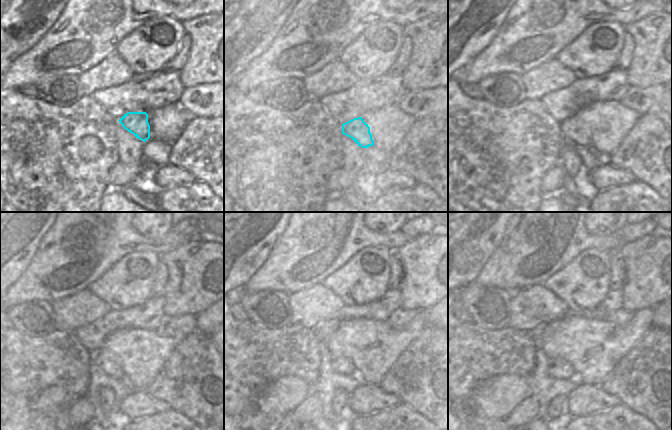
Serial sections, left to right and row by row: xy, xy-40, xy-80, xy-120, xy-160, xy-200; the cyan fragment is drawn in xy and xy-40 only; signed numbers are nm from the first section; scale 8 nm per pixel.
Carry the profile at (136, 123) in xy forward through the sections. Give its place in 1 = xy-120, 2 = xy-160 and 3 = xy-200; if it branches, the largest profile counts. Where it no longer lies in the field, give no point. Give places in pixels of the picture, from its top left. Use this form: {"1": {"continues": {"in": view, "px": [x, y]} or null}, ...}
{"1": {"continues": {"in": "xy-120", "px": [119, 364]}}, "2": {"continues": {"in": "xy-160", "px": [338, 365]}}, "3": {"continues": {"in": "xy-200", "px": [558, 368]}}}

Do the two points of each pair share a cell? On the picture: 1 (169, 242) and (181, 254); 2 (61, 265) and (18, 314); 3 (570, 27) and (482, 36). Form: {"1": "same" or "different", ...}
{"1": "different", "2": "different", "3": "different"}

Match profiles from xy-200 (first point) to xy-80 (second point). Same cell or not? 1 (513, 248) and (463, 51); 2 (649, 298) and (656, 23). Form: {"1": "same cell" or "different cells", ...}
{"1": "different cells", "2": "same cell"}

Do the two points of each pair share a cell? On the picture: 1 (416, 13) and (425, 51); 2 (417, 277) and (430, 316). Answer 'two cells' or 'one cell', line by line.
1: two cells
2: two cells

